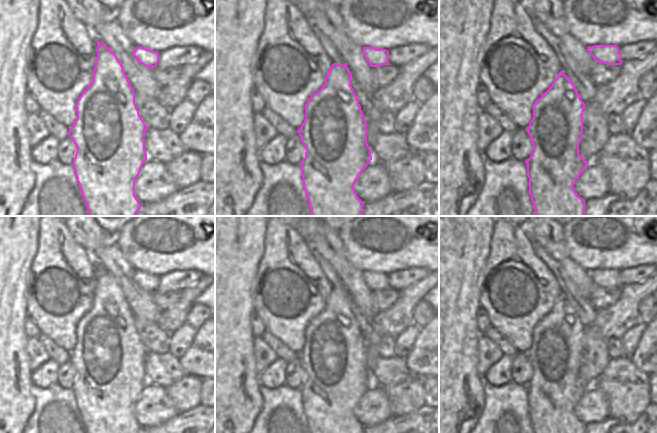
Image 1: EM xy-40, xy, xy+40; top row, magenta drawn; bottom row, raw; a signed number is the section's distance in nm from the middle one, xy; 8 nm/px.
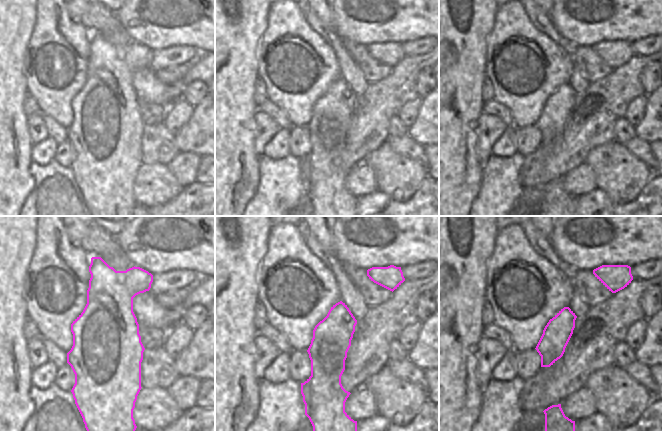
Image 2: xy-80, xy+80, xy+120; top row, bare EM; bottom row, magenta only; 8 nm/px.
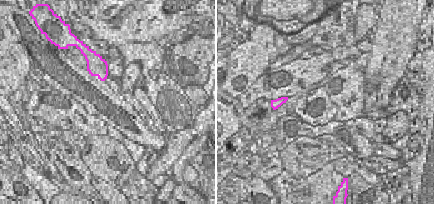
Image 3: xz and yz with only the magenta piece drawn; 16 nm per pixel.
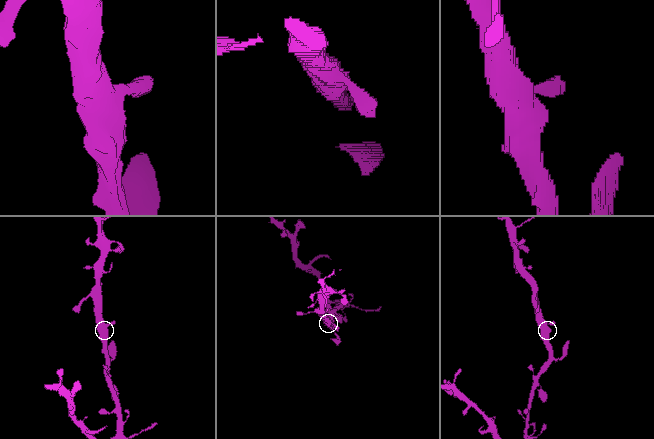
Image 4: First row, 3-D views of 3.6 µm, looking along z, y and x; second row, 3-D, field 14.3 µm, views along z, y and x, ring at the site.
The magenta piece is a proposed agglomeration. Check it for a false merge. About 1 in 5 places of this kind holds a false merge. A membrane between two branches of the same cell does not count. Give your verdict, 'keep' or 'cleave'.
keep

